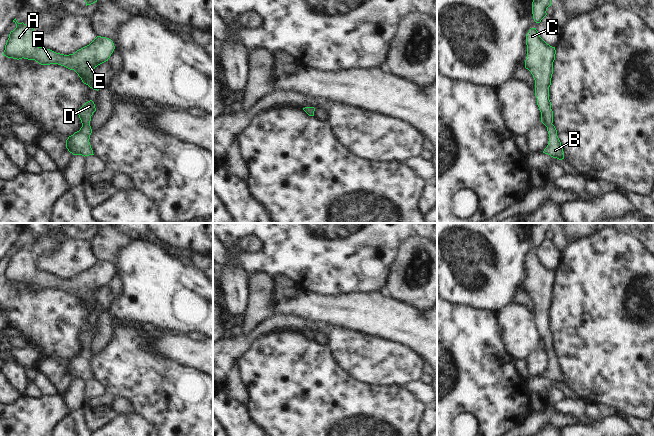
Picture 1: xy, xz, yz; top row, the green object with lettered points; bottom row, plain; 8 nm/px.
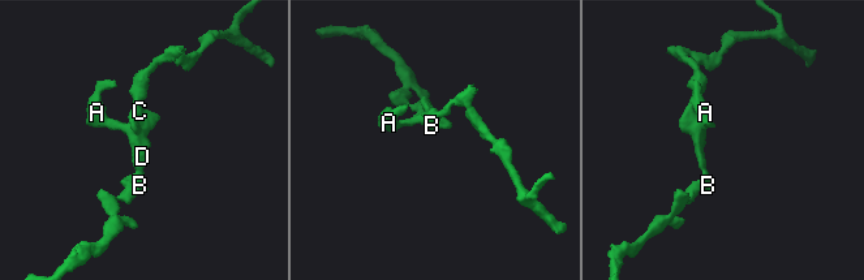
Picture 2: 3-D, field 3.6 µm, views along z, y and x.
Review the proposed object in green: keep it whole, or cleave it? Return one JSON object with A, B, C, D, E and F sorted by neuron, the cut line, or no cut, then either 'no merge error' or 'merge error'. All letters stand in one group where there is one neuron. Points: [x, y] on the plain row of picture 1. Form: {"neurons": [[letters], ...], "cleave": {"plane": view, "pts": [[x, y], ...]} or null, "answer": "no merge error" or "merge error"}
{"neurons": [["A", "B", "C", "D", "E", "F"]], "cleave": null, "answer": "no merge error"}

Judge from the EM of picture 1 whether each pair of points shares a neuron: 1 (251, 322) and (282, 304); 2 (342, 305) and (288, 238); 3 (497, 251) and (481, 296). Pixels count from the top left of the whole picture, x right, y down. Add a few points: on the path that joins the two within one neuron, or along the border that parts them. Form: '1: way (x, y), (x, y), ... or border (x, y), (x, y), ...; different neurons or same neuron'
1: border (273, 290), (271, 315); different neurons
2: border (311, 292), (316, 294), (357, 293); different neurons
3: way (487, 262), (487, 281), (483, 285); same neuron

